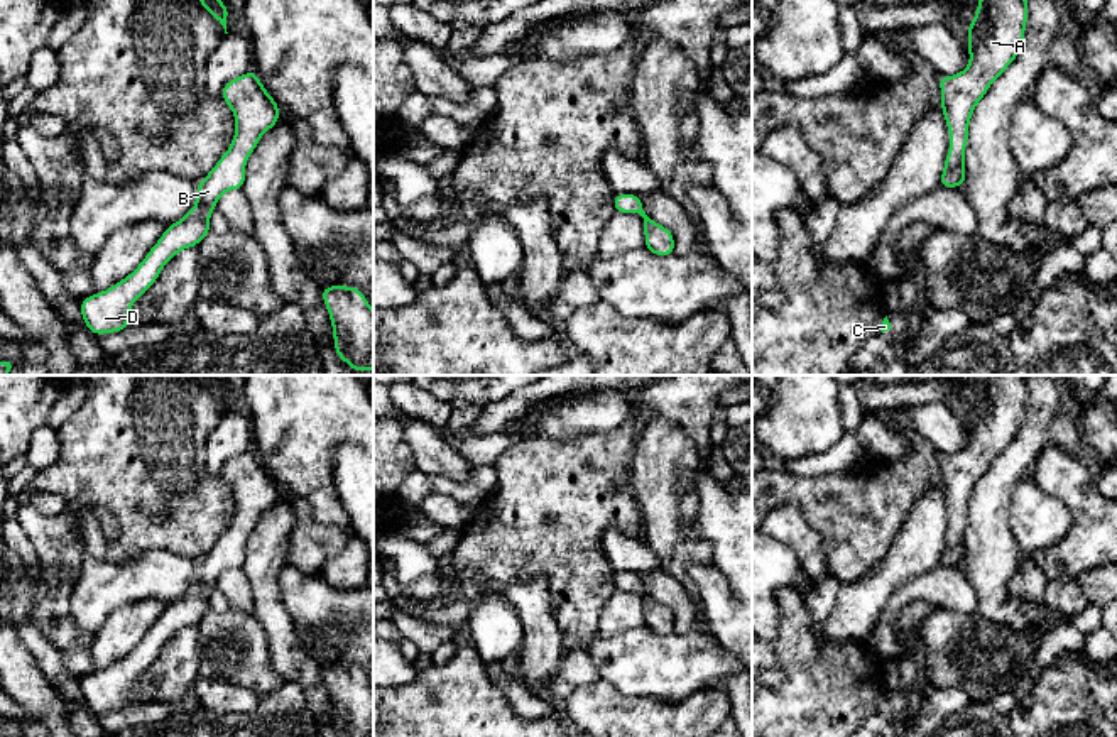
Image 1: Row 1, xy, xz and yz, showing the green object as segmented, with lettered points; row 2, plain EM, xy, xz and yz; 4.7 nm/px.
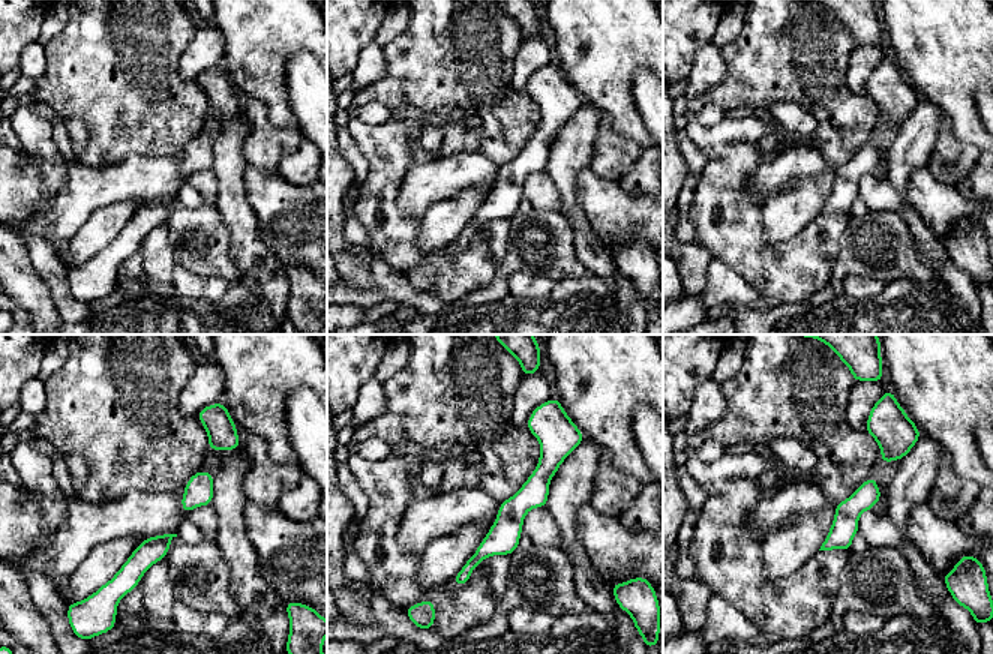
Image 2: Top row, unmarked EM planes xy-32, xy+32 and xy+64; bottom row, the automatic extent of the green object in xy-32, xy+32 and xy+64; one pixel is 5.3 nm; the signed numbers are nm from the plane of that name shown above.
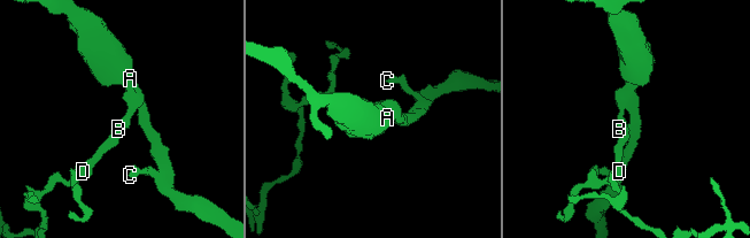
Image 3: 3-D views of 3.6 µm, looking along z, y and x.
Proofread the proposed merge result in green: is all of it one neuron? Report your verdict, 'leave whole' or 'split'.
leave whole

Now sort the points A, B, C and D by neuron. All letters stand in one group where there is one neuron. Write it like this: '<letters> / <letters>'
A B C D

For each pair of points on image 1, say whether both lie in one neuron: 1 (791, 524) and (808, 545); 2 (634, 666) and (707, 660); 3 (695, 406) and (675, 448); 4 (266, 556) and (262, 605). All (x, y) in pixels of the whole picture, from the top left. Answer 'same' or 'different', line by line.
1: same
2: same
3: different
4: same

